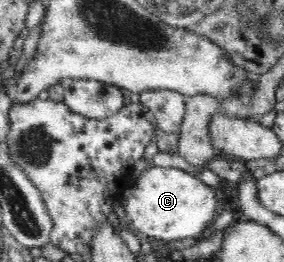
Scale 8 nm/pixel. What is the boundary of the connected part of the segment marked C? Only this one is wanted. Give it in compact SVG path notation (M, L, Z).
M154 165L147 168L133 188L127 187L122 197L125 199L127 217L134 227L145 237L158 241L198 240L208 234L208 226L218 216L218 193L198 175L180 168L163 168Z

